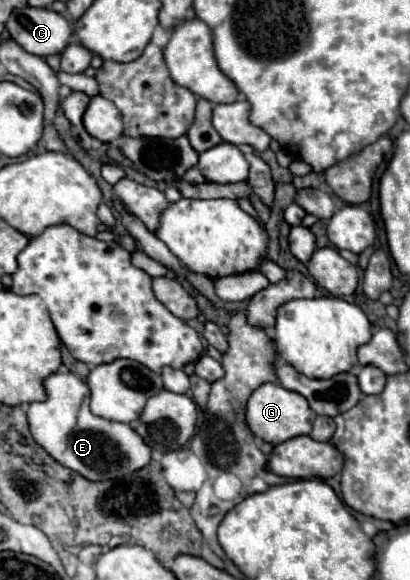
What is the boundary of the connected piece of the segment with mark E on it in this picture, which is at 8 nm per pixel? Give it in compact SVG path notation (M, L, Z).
M54 372L44 380L44 390L44 402L28 404L28 424L34 440L62 466L88 480L112 480L124 478L150 462L152 450L130 424L104 420L90 412L90 390L82 378L72 372Z

